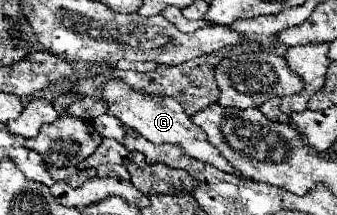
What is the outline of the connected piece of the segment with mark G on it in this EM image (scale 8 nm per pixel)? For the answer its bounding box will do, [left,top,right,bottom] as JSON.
[104,80,248,178]

